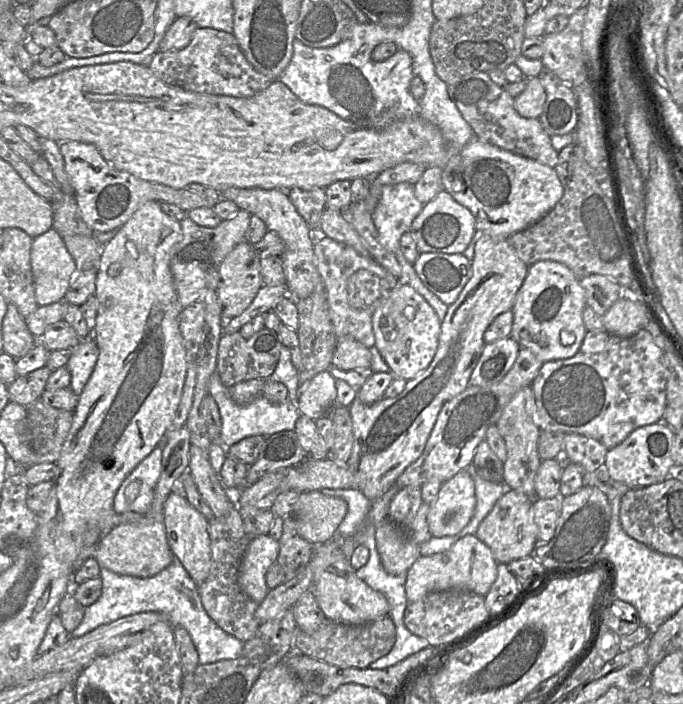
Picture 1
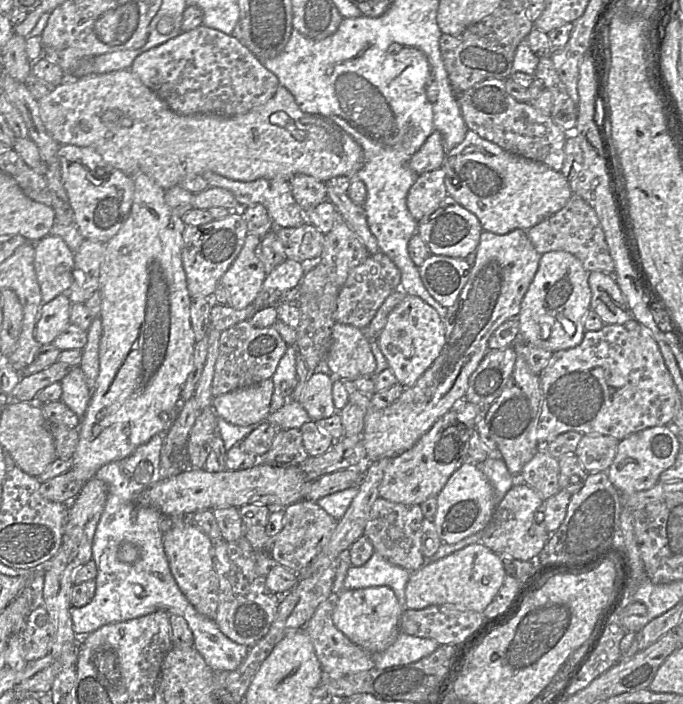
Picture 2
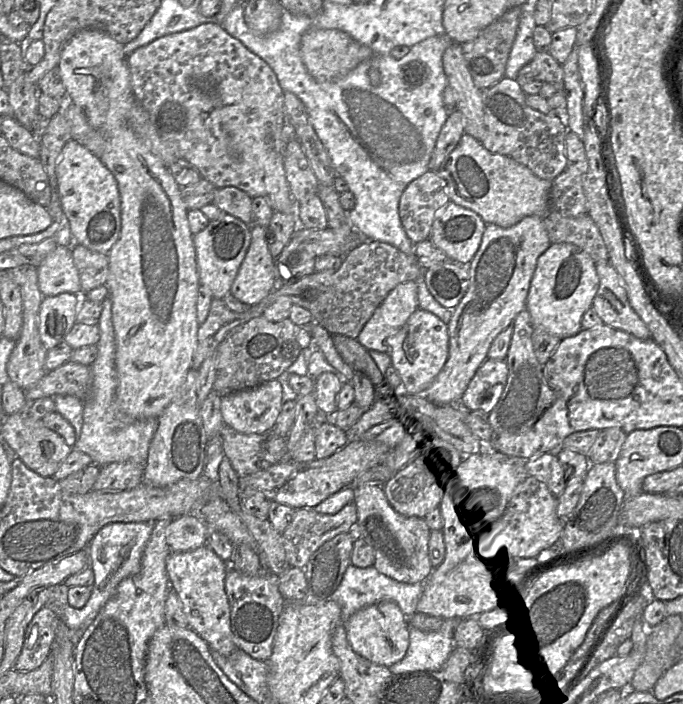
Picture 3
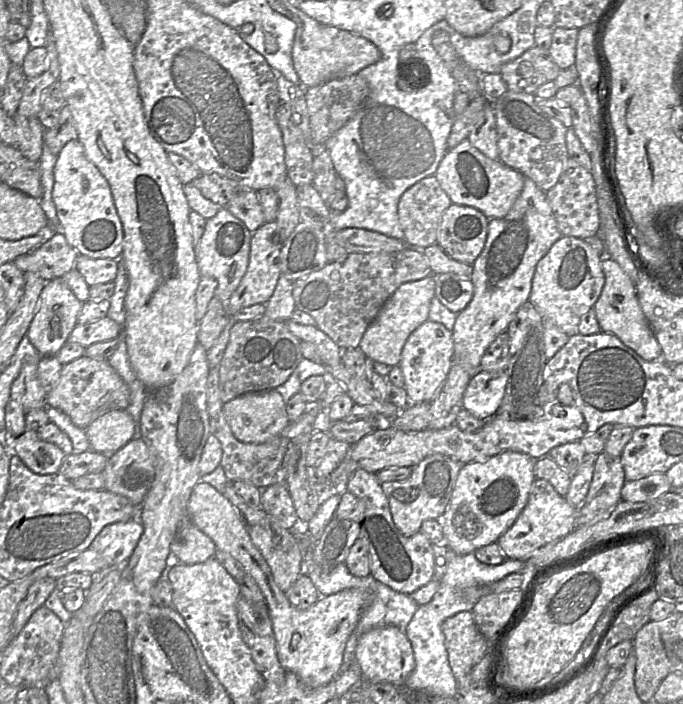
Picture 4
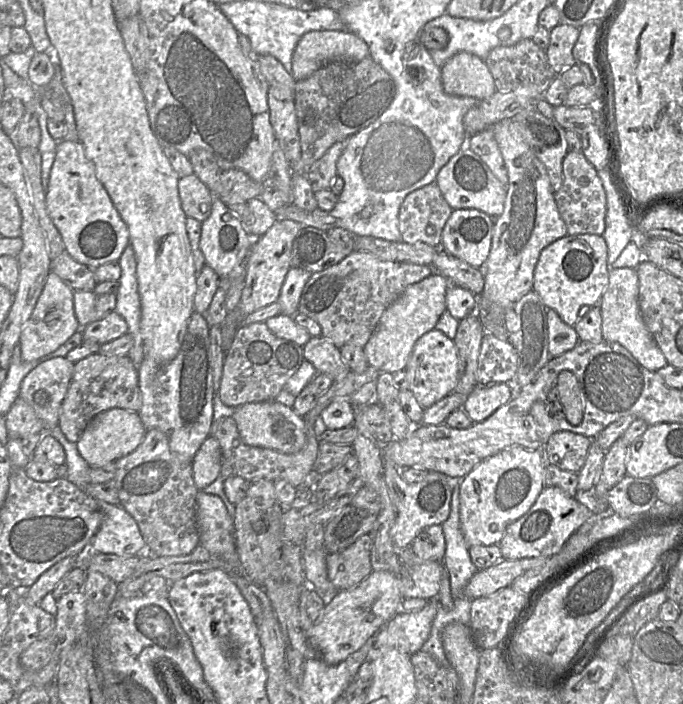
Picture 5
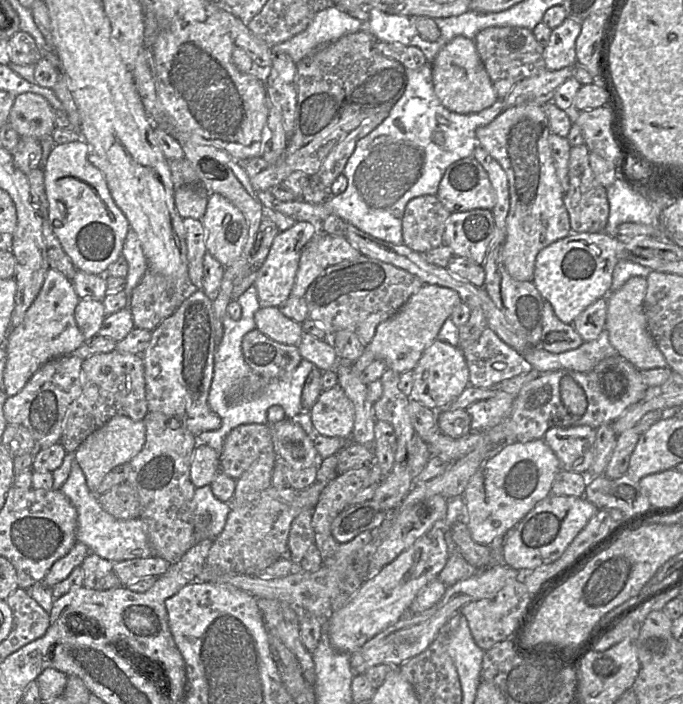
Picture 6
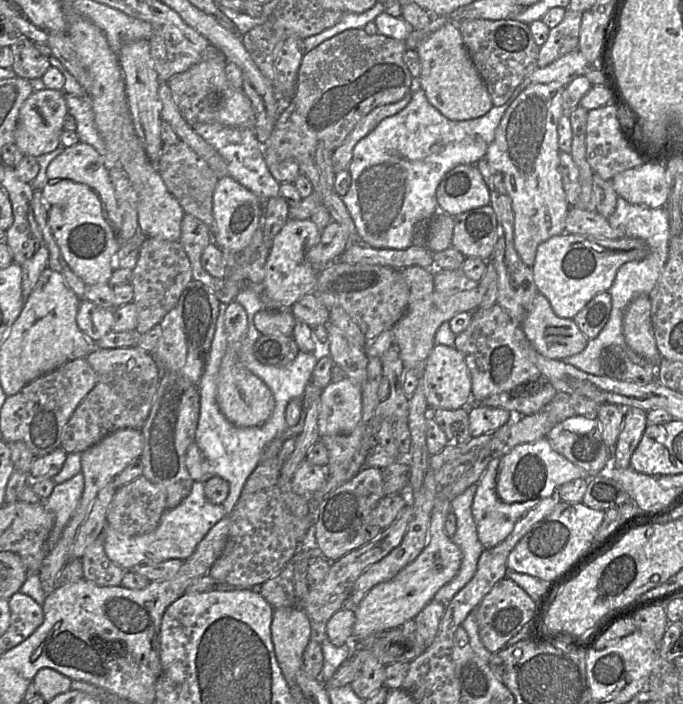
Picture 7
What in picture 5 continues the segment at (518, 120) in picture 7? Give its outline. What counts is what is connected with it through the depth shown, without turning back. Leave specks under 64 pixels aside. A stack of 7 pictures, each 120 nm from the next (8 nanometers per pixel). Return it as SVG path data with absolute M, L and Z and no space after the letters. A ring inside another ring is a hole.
M479 105L472 107L470 110L468 110L468 112L465 114L465 116L463 118L463 124L464 124L465 131L467 133L467 140L468 140L468 135L474 135L474 134L481 132L487 128L491 128L491 130L494 134L495 140L498 144L499 150L501 152L501 155L503 157L504 164L507 168L507 172L508 172L508 190L507 190L507 197L506 197L505 204L504 204L504 211L503 211L501 216L494 219L490 253L489 253L489 256L488 256L485 264L483 265L483 267L481 267L481 269L483 271L483 277L484 277L484 288L483 288L482 293L479 295L479 296L482 296L489 303L489 305L496 306L496 309L498 310L500 315L503 316L504 311L508 307L510 307L512 304L517 302L524 295L526 295L528 292L533 290L534 270L535 270L536 264L538 262L540 253L542 252L543 249L548 247L553 242L568 235L567 228L566 228L565 222L561 218L559 211L557 209L557 205L556 205L556 202L554 199L554 192L552 190L546 168L543 165L543 163L536 157L536 155L534 154L534 152L531 149L531 147L529 146L529 144L525 141L524 136L523 136L522 126L515 119L504 119L504 120L499 121L498 123L492 125L491 127L485 127L484 119L481 115Z

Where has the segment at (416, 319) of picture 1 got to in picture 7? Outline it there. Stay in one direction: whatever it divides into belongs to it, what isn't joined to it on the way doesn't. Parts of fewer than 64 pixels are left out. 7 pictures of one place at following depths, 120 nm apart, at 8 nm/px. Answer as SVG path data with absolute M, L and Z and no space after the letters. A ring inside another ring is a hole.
M434 345L424 362L423 379L429 409L455 410L470 404L471 375L455 347Z

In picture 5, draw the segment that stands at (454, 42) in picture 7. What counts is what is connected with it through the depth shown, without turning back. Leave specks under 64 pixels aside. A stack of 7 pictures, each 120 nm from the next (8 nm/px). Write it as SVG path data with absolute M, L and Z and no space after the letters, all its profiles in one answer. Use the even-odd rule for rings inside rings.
M458 52L441 67L444 91L452 96L484 100L497 90L484 60L469 52Z

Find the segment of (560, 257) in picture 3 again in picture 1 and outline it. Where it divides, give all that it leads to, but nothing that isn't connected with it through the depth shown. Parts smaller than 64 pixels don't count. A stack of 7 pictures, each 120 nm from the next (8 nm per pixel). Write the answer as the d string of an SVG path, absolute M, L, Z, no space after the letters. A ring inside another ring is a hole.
M551 260L536 262L529 266L528 275L512 308L514 321L511 338L520 348L529 349L543 363L571 358L580 350L587 333L583 322L583 312L586 307L585 291L580 285L580 280L566 265Z

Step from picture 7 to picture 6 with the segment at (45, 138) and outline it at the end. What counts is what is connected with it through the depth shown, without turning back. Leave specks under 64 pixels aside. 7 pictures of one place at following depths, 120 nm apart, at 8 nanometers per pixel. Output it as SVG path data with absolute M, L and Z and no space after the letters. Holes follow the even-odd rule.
M26 92L16 96L8 122L20 137L37 140L52 135L55 114L50 103L41 95Z

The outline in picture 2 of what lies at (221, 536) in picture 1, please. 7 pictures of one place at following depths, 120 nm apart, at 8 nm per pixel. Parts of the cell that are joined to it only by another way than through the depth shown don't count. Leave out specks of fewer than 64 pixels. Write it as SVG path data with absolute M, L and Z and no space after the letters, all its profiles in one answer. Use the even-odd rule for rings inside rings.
M245 535L236 541L222 539L213 544L214 566L219 579L219 605L214 622L232 641L252 647L269 631L281 596L266 587L266 577L257 574L256 551Z

